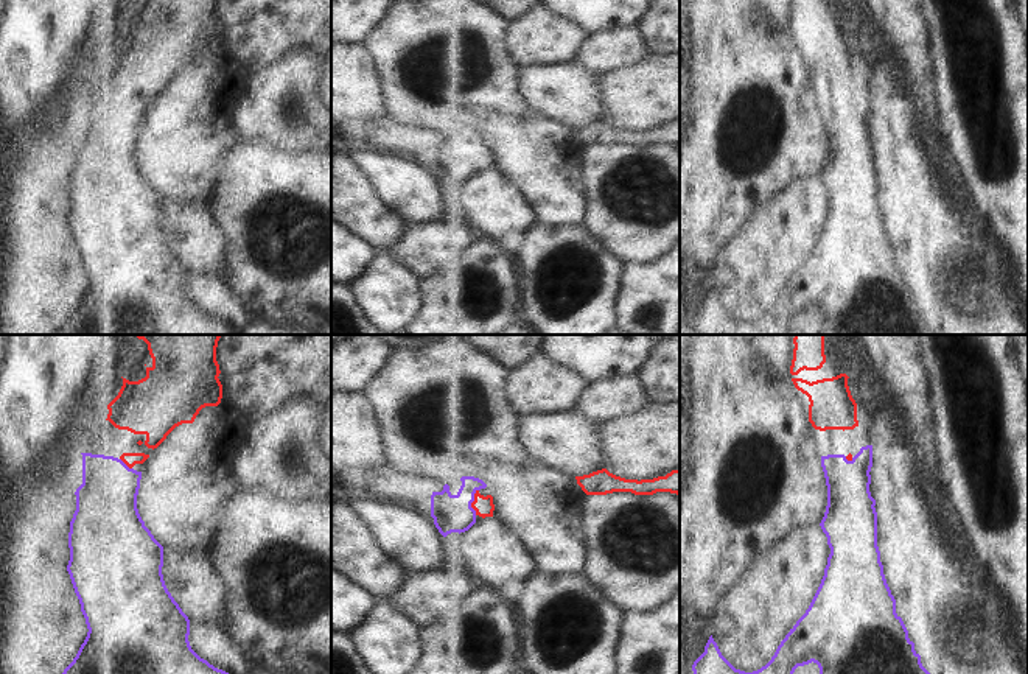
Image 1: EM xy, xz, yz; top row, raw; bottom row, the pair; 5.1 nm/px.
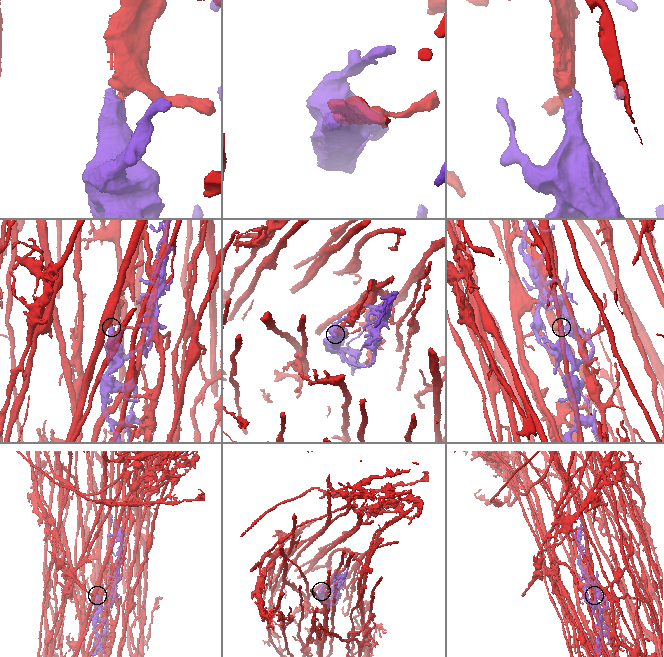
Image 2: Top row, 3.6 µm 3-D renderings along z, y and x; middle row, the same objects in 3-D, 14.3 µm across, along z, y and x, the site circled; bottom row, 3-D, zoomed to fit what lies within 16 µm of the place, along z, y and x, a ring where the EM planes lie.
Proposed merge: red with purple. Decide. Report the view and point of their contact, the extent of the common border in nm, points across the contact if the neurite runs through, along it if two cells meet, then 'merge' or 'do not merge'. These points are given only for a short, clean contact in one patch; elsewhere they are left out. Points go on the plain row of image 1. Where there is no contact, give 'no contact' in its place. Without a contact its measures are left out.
meets red in xz at (473, 153); contact 140 nm long; runs through xz (484, 157), (473, 153), (458, 164), (451, 164); merge

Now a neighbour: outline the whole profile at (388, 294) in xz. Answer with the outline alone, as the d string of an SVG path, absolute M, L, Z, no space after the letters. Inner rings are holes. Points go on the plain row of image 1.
M378 249L351 282L356 307L383 335L406 330L421 307L420 279L389 249Z

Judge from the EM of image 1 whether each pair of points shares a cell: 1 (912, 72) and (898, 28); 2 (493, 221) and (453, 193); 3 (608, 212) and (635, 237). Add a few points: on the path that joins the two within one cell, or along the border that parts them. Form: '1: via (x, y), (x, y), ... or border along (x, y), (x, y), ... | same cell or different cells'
1: via (912, 61), (912, 42), (909, 39) | same cell
2: via (484, 212), (470, 198), (462, 198) | same cell
3: via (615, 217), (629, 231) | same cell

